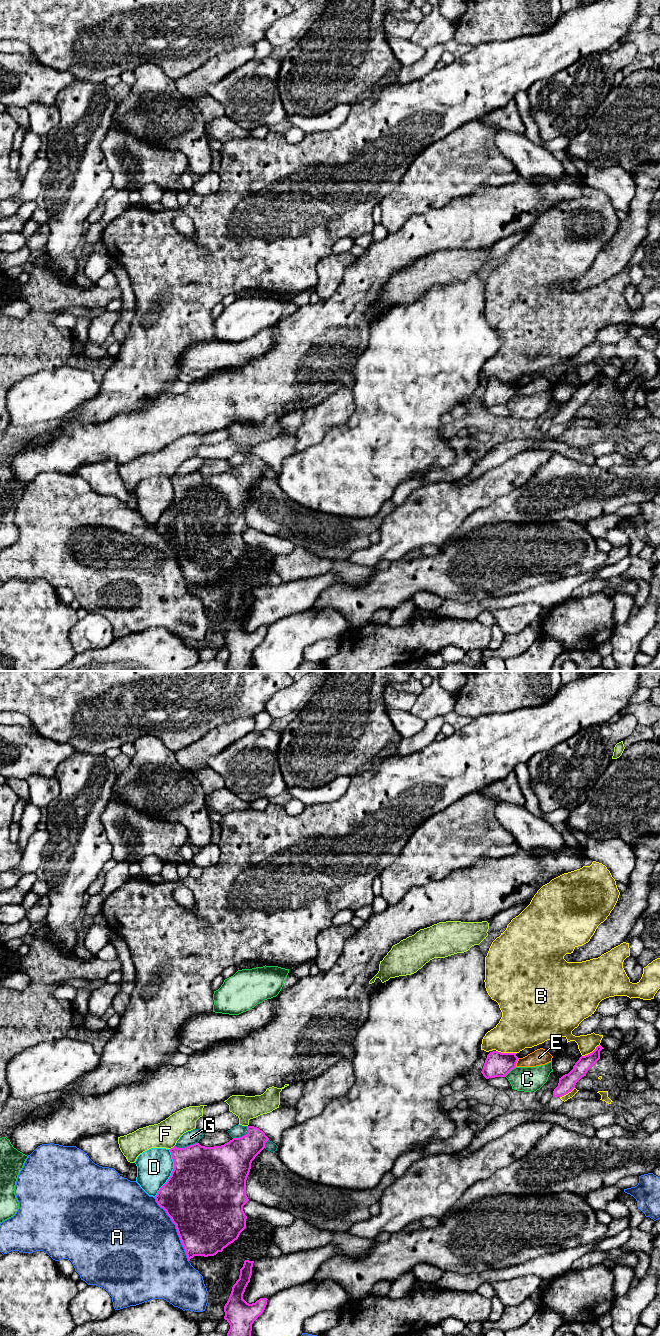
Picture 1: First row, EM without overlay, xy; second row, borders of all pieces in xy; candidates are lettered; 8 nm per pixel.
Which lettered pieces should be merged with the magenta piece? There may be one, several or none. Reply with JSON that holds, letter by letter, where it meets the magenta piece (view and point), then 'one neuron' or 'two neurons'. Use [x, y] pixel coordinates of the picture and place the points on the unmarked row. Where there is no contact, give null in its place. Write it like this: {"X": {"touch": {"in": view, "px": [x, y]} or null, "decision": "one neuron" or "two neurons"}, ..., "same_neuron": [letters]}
{"A": {"touch": {"in": "xy", "px": [176, 556]}, "decision": "two neurons"}, "B": {"touch": {"in": "xy", "px": [506, 381]}, "decision": "two neurons"}, "C": {"touch": {"in": "xy", "px": [510, 398]}, "decision": "two neurons"}, "D": {"touch": {"in": "xy", "px": [171, 501]}, "decision": "two neurons"}, "E": {"touch": {"in": "xy", "px": [516, 390]}, "decision": "two neurons"}, "F": {"touch": {"in": "xy", "px": [171, 476]}, "decision": "two neurons"}, "G": {"touch": {"in": "xy", "px": [185, 475]}, "decision": "two neurons"}, "same_neuron": []}

